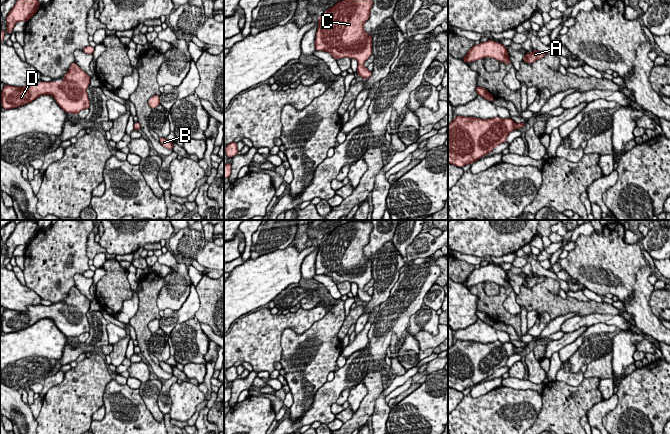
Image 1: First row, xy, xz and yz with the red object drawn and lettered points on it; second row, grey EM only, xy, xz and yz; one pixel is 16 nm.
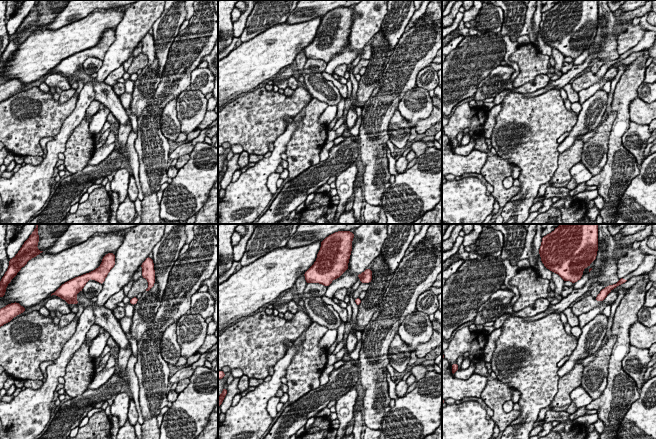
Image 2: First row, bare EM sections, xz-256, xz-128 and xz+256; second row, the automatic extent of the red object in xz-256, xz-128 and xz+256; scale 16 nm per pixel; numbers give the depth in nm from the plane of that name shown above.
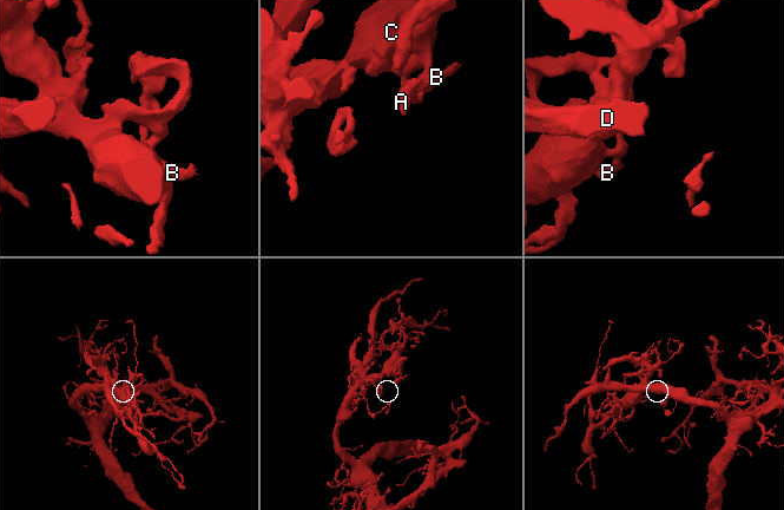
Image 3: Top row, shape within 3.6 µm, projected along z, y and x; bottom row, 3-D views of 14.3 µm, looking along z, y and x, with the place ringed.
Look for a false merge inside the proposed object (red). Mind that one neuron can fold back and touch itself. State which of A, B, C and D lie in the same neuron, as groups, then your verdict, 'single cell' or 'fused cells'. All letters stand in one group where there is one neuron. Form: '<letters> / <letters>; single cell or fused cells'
A B C D; single cell

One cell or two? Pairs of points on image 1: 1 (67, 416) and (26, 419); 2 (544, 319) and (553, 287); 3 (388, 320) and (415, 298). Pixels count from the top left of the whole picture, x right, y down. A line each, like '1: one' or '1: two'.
1: two
2: two
3: one

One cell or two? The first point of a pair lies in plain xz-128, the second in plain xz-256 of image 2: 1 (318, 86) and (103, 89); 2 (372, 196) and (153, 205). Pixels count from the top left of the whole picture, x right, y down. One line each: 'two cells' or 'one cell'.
1: one cell
2: two cells

